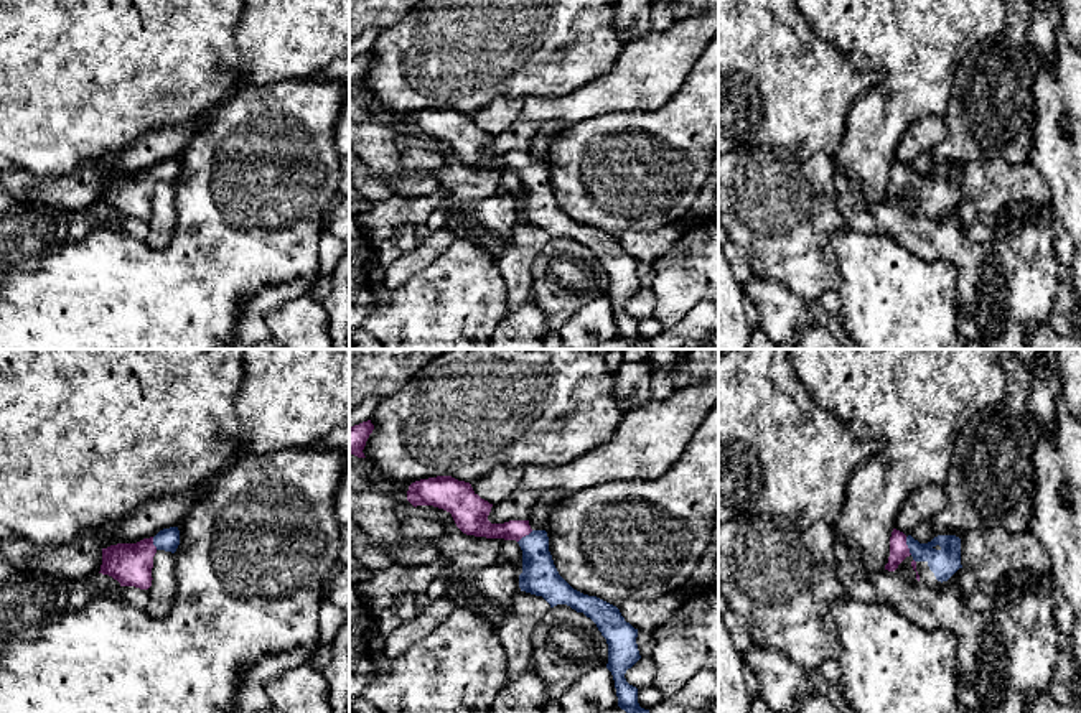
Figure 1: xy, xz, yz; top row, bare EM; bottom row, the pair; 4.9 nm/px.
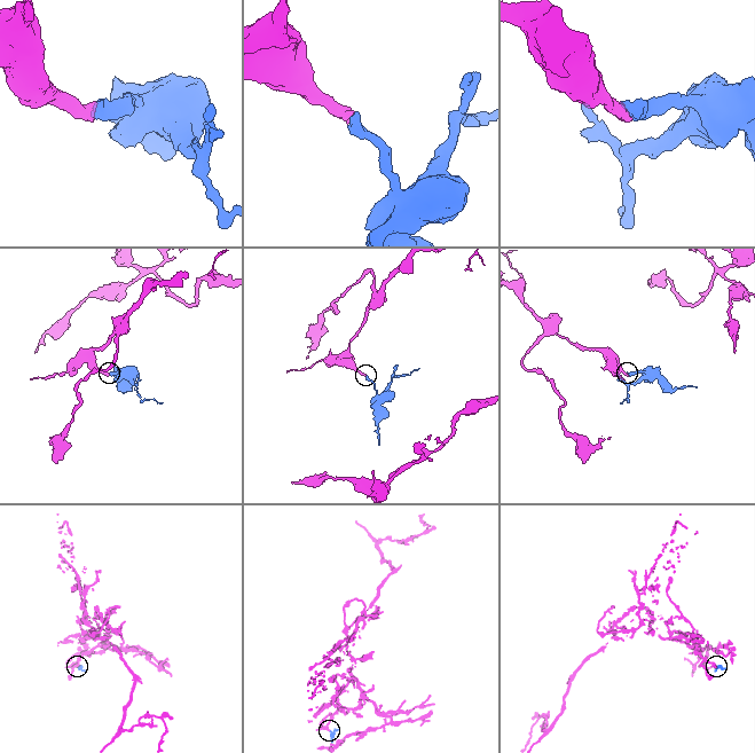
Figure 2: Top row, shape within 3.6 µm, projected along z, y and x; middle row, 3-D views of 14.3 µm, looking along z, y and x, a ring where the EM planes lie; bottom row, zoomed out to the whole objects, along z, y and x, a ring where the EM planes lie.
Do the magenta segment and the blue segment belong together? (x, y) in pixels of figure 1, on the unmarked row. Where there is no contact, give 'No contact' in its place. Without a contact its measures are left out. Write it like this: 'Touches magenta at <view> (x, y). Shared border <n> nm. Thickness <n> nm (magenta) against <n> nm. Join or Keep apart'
Touches magenta at yz (907, 177). Shared border 90 nm. Thickness 100 nm (magenta) against 140 nm. Join

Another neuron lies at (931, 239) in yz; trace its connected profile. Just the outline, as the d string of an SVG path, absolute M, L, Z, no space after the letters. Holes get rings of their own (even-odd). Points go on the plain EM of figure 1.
M910 186L895 203L870 203L880 234L924 260L949 260L957 270L959 305L972 319L982 293L982 267L995 247L992 240L972 242L957 219L933 219L918 212L911 193Z

